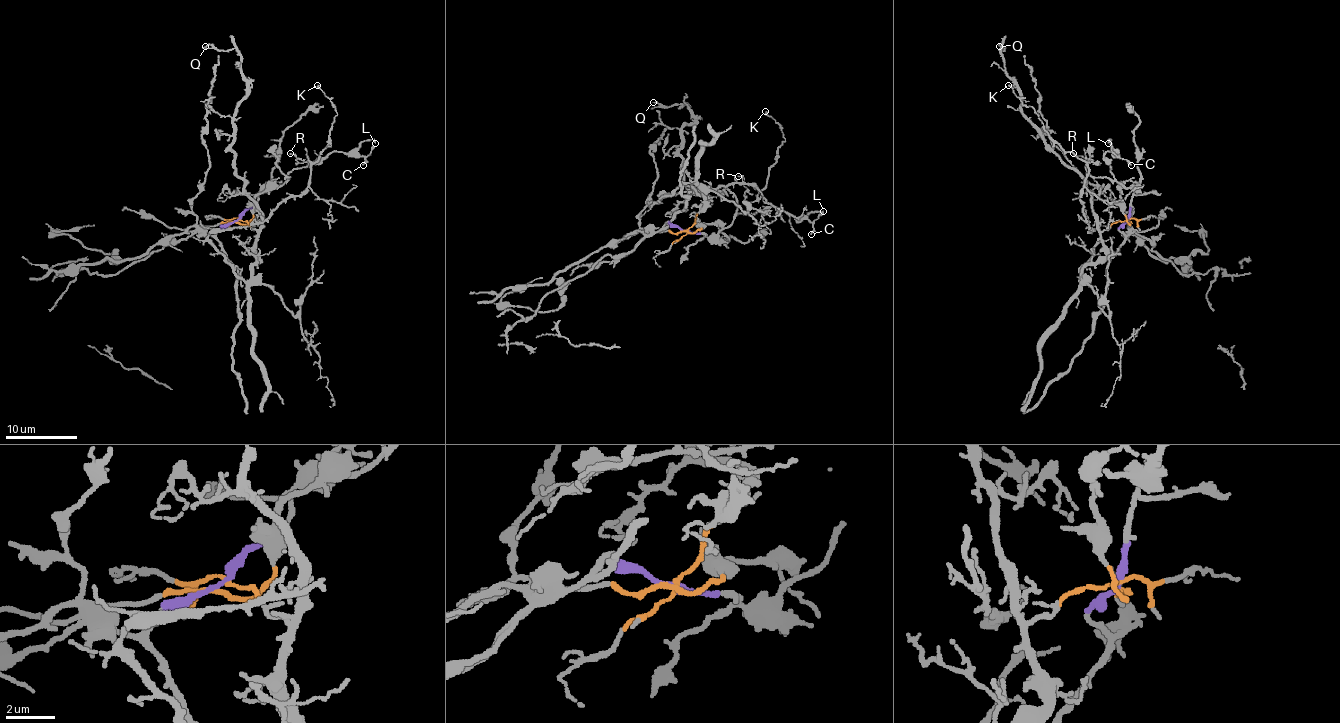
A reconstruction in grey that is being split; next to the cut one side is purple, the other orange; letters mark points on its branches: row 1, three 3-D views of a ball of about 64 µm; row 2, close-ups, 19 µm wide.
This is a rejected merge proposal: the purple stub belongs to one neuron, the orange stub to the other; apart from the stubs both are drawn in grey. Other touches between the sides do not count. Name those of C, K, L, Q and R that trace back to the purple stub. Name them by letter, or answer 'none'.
C, L

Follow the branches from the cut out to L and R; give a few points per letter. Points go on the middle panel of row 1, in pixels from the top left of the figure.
L: (685, 230), (716, 235), (726, 228), (735, 216), (777, 207), (800, 217), (823, 210)
R: (687, 230), (705, 208), (705, 192), (694, 182), (656, 203), (737, 183), (757, 194), (737, 176)

